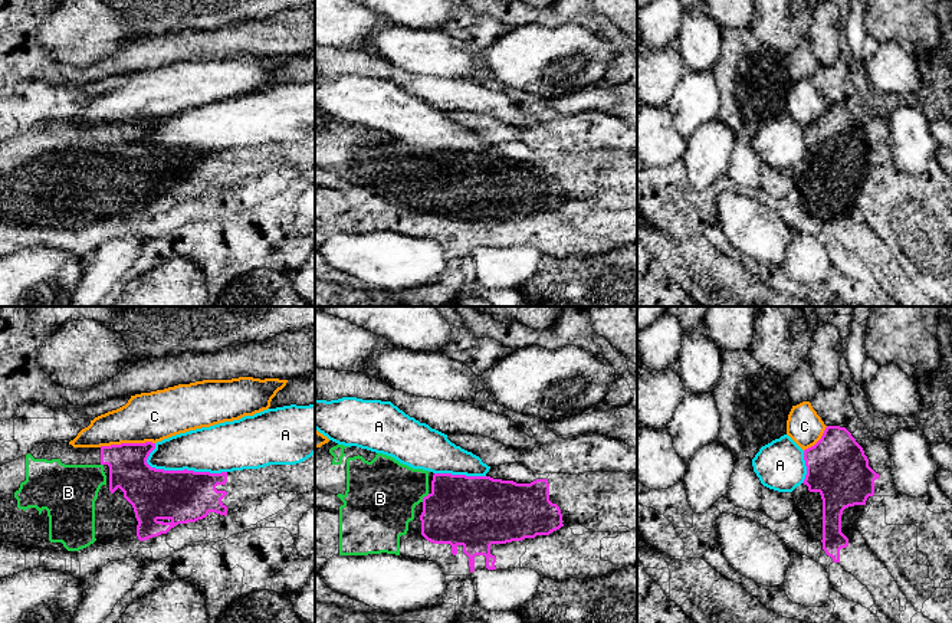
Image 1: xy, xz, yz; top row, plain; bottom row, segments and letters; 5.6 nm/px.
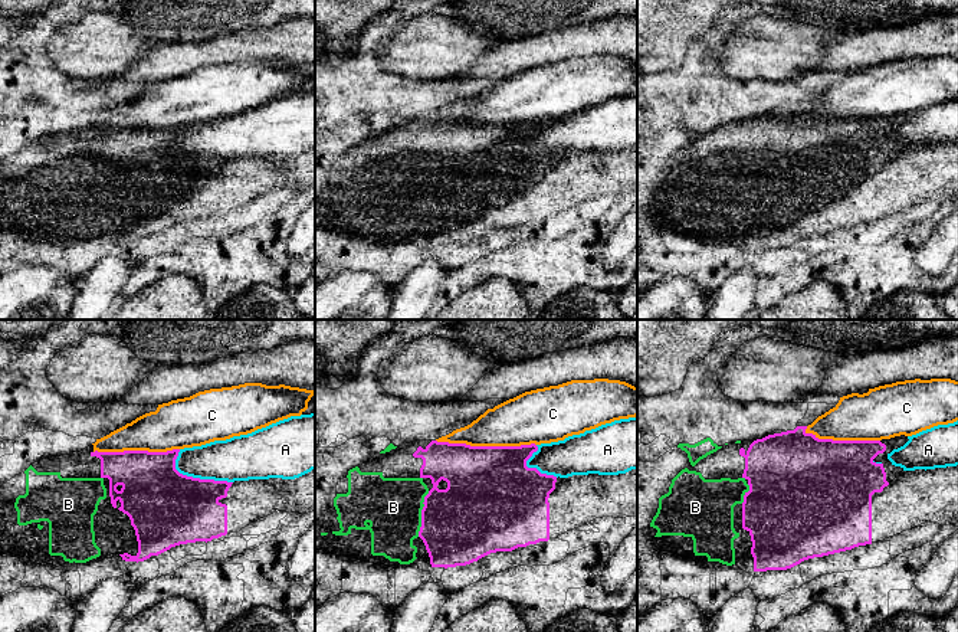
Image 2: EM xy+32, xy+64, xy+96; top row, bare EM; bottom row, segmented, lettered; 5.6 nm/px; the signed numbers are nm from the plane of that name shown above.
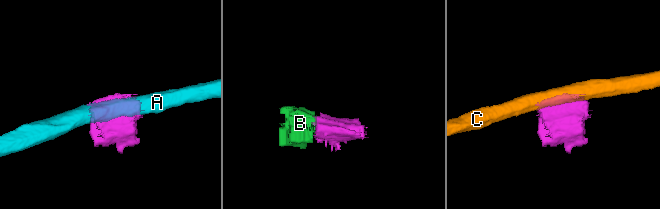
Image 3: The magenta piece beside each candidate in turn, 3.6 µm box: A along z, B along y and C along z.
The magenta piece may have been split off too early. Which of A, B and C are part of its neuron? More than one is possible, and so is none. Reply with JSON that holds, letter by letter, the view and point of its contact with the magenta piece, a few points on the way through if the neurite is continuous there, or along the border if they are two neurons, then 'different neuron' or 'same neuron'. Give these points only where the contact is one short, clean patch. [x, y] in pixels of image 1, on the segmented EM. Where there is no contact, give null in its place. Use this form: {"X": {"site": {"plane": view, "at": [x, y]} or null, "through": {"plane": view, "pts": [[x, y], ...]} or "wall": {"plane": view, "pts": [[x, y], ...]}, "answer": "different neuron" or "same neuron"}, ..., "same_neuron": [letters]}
{"A": {"site": {"plane": "xy", "at": [186, 469]}, "answer": "different neuron"}, "B": {"site": {"plane": "xz", "at": [424, 497]}, "answer": "same neuron"}, "C": {"site": {"plane": "xy", "at": [127, 443]}, "answer": "different neuron"}, "same_neuron": ["B"]}

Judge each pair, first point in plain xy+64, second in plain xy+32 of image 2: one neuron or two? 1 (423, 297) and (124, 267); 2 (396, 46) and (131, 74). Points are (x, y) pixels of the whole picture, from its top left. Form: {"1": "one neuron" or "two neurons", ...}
{"1": "one neuron", "2": "two neurons"}

